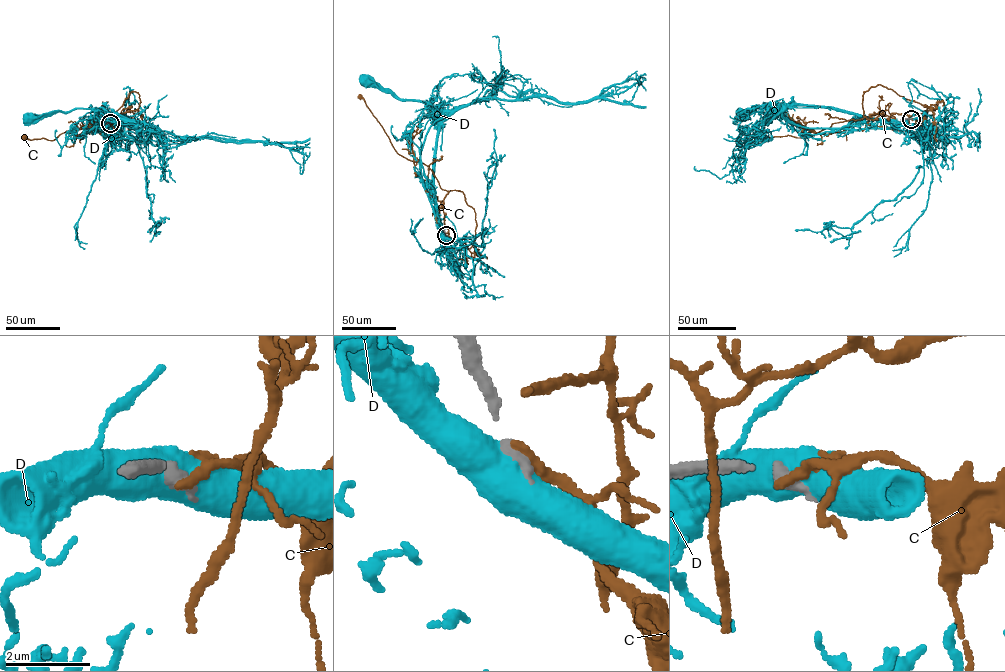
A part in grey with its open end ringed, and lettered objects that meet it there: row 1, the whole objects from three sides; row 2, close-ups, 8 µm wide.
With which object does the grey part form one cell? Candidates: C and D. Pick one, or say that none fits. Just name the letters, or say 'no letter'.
no letter

